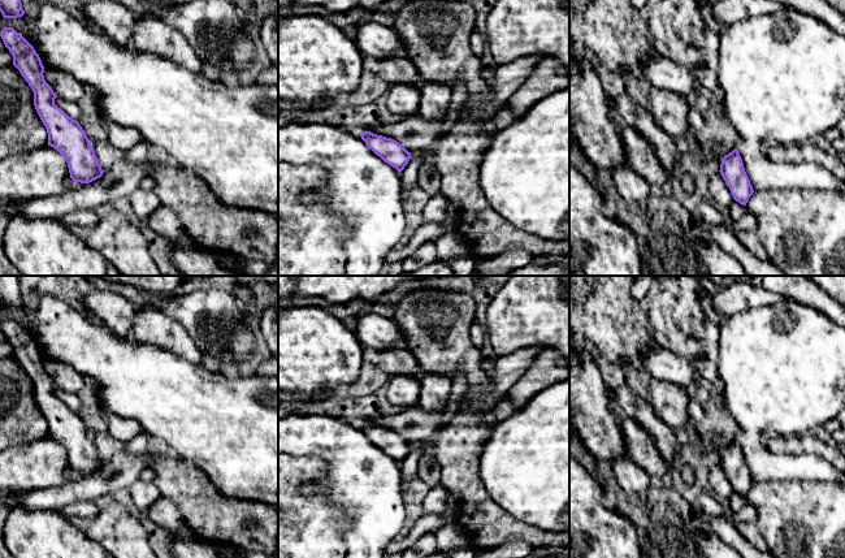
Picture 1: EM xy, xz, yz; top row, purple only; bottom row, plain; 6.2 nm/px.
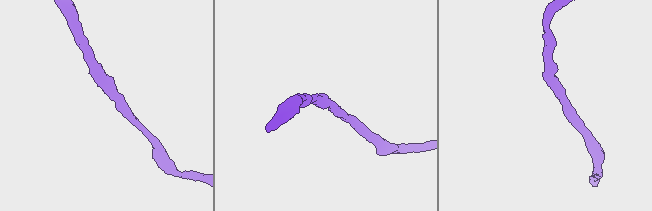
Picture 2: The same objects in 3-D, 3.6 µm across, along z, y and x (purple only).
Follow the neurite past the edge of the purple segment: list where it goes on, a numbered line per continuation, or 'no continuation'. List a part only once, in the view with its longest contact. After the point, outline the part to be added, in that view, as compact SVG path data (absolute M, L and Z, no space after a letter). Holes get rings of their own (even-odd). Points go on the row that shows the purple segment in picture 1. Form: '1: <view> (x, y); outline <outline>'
no continuation

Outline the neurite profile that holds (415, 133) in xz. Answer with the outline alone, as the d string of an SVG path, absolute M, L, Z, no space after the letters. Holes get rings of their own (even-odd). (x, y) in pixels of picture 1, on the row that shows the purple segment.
M448 112L437 120L413 116L391 124L381 124L369 131L396 140L408 152L422 152L443 133L447 117Z

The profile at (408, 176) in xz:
M420 151L411 152L411 159L404 169L400 172L400 200L404 203L410 190L417 183L417 174L421 164L424 163L424 155Z

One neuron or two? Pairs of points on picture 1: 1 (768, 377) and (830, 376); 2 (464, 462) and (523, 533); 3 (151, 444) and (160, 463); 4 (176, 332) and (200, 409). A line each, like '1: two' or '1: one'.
1: one
2: one
3: two
4: two

